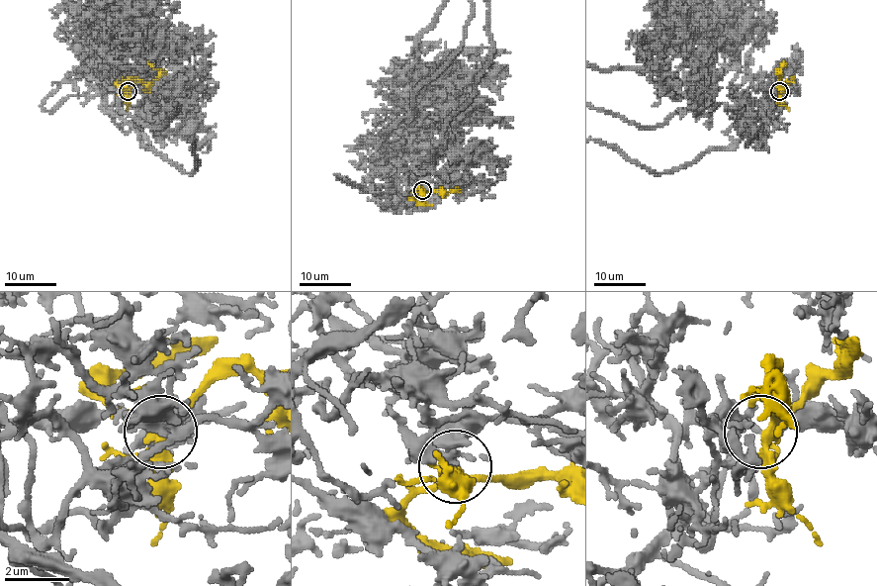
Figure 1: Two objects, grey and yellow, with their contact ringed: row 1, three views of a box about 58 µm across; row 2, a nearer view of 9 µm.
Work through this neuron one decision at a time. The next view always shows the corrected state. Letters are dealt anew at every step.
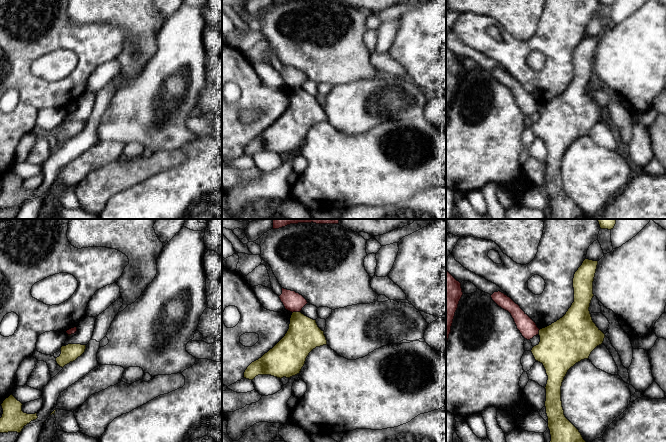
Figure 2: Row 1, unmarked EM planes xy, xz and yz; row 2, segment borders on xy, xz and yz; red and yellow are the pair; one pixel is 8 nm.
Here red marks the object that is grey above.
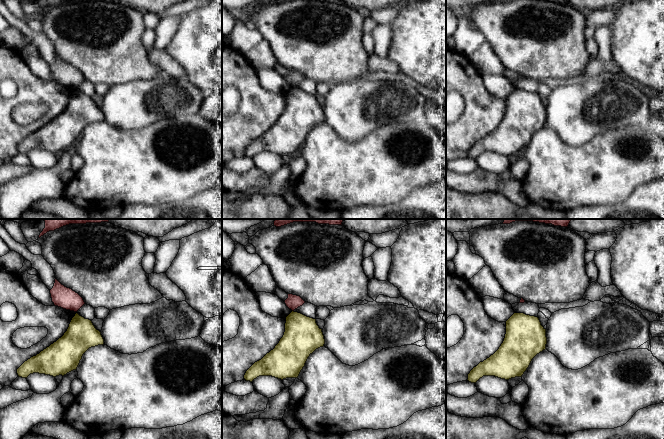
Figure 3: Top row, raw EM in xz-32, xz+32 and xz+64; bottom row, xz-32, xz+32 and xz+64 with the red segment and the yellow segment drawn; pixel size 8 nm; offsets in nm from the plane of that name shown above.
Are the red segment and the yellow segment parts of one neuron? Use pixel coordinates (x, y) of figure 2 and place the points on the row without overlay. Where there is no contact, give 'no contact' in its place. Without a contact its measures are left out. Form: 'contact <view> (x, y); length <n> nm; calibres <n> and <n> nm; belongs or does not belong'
contact xz (295, 87); length 70 nm; calibres 160 and 260 nm; does not belong

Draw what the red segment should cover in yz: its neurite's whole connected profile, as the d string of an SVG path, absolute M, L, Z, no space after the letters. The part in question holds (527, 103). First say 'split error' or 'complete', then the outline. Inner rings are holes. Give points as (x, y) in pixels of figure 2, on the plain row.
complete; M498 67L491 71L492 76L502 85L508 87L522 112L530 116L539 110L536 99L510 73Z

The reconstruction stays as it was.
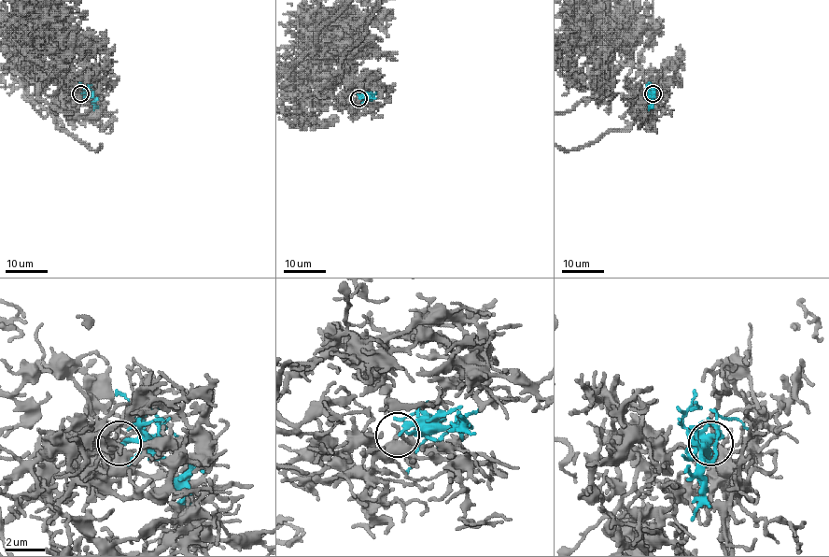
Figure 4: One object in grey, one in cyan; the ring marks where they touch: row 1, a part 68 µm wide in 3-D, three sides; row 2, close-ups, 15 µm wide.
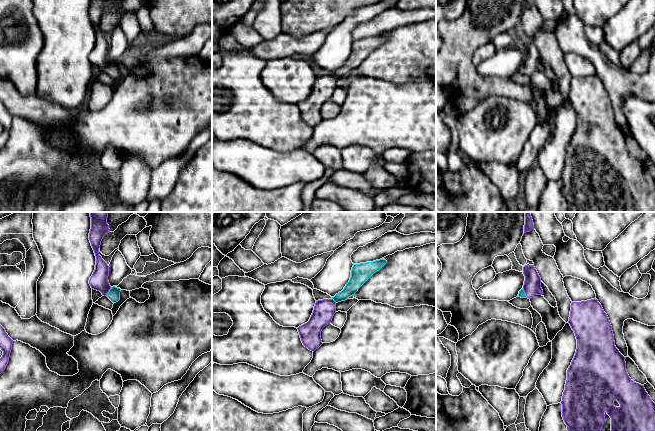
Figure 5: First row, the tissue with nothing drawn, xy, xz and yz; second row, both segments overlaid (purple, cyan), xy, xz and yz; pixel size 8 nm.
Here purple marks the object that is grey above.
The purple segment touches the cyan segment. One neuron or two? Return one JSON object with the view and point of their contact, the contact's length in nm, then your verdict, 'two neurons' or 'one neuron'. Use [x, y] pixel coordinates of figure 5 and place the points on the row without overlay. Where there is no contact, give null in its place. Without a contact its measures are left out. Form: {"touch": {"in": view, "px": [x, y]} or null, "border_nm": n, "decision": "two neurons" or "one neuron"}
{"touch": {"in": "xy", "px": [108, 67]}, "border_nm": 80, "decision": "one neuron"}

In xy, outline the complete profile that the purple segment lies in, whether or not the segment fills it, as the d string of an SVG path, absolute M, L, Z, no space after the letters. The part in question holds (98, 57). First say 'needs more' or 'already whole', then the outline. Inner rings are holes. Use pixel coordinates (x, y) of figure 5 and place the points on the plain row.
needs more | M91 0L89 16L96 32L96 41L89 60L92 65L100 67L103 72L107 72L113 79L116 79L120 76L121 65L110 62L108 57L109 42L99 31L101 17L109 9L109 6L108 0Z

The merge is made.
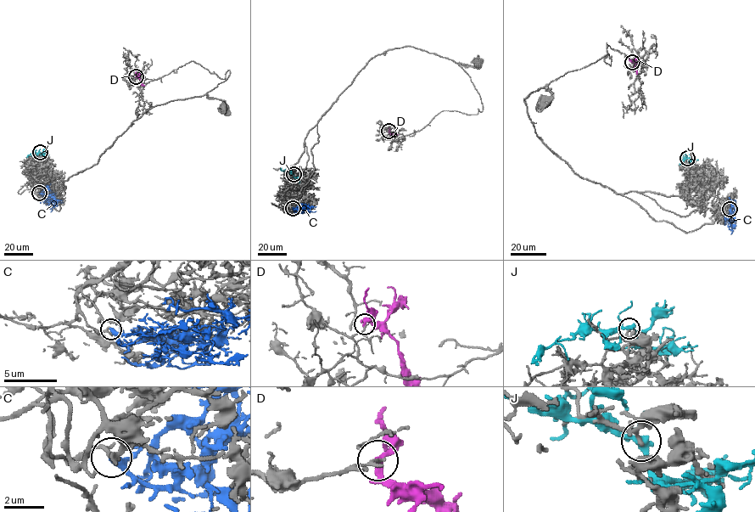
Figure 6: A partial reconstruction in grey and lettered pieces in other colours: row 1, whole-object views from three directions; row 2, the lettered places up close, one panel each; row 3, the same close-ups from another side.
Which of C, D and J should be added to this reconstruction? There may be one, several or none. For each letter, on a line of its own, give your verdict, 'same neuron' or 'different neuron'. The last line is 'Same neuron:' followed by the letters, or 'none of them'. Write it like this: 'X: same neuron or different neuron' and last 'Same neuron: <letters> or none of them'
C: same neuron
D: different neuron
J: different neuron
Same neuron: C

